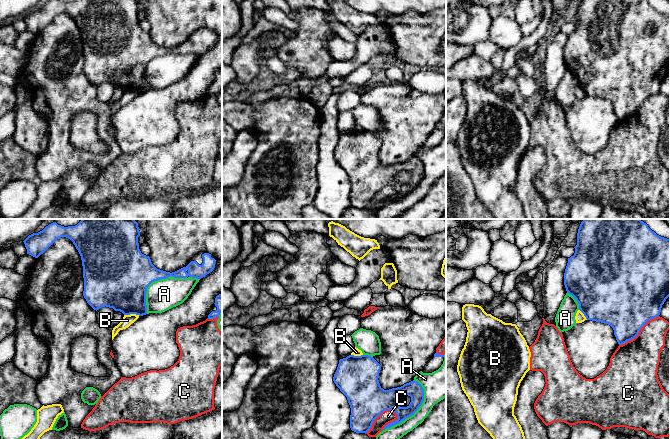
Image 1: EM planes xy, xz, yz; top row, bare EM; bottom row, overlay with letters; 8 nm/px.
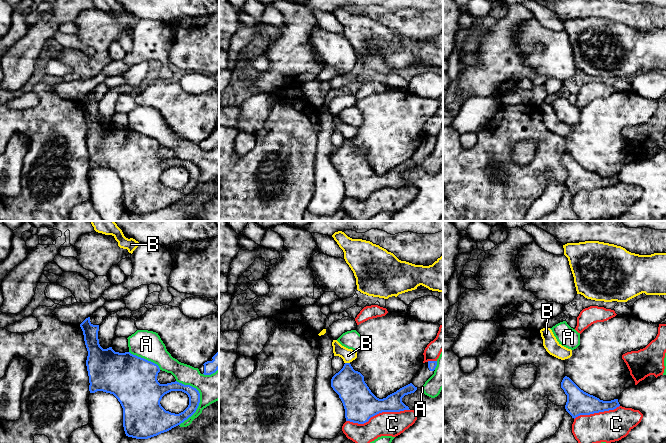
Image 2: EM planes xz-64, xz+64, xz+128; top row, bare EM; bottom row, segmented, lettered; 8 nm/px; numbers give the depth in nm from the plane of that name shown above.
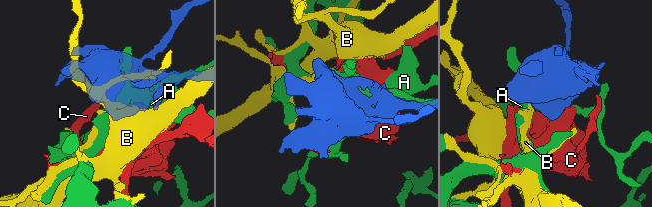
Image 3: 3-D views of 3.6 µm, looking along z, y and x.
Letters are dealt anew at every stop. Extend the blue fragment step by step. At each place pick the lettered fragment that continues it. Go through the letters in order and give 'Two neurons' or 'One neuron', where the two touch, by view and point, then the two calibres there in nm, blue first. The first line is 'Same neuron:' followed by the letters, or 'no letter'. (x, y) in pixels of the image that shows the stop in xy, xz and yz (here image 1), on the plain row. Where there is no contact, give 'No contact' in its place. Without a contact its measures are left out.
Same neuron: no letter
A: Two neurons. Touches blue at xz (414, 188). Thickness 160 nm (blue) against 190 nm
B: Two neurons. Touches blue at xy (132, 89). Thickness 420 nm (blue) against 90 nm
C: Two neurons. Touches blue at xz (379, 190). Thickness 300 nm (blue) against 110 nm

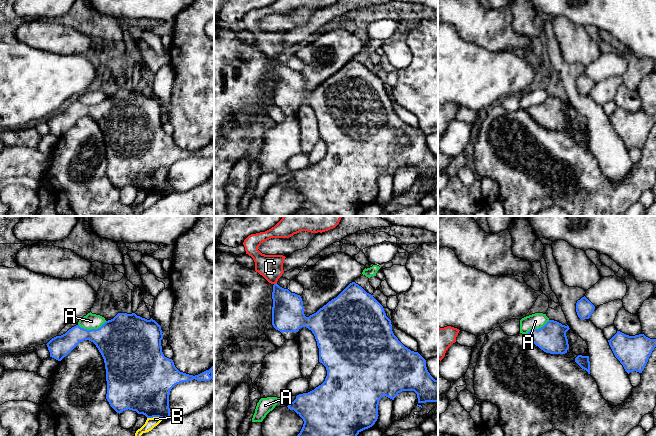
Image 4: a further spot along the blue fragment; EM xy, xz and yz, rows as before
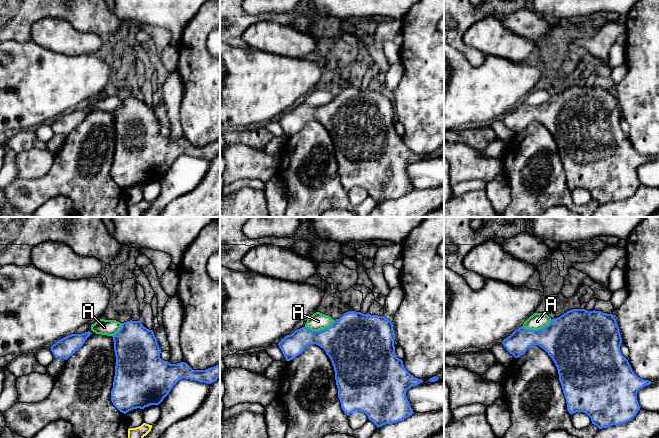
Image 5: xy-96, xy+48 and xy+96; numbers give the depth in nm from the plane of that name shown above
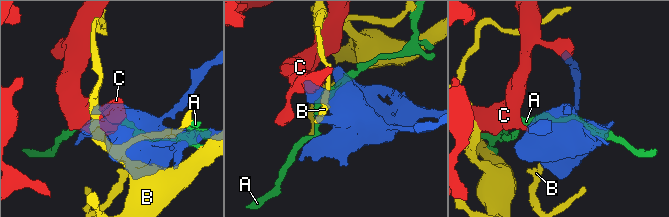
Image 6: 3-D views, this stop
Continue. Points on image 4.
Same neuron: C
A: Two neurons. Touches blue at xy (92, 105). Thickness 380 nm (blue) against 130 nm
B: Two neurons. Touches blue at xy (155, 192). Thickness 420 nm (blue) against 90 nm
C: One neuron. Touches blue at xz (276, 59). Thickness 260 nm (blue) against 190 nm

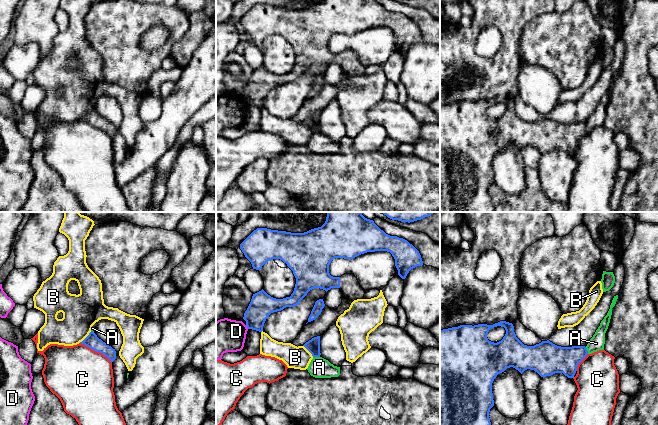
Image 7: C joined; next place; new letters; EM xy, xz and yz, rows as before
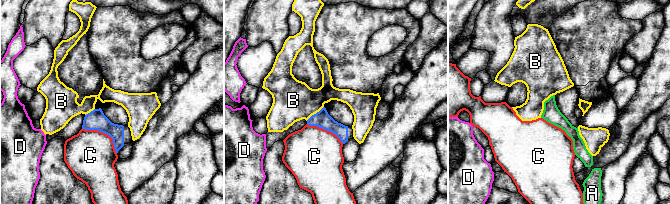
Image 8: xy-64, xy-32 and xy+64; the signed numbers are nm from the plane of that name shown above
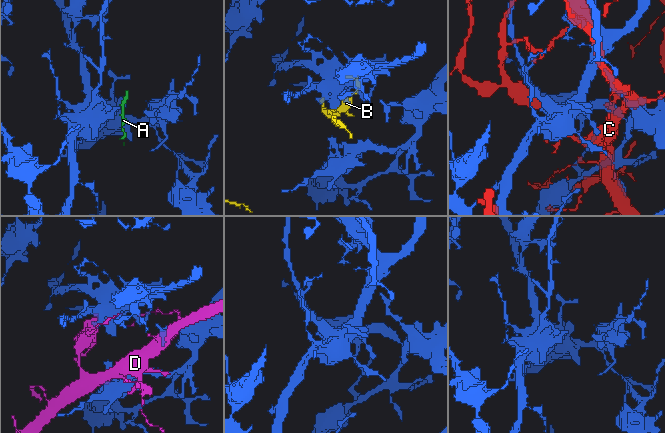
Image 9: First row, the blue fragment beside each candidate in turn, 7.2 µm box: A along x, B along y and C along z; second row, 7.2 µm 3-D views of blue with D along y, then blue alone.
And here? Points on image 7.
Same neuron: no letter
A: Two neurons. Touches blue at xz (316, 132). Thickness 110 nm (blue) against 160 nm
B: Two neurons. Touches blue at xy (86, 113). Thickness 110 nm (blue) against 280 nm
C: Two neurons. Touches blue at xy (96, 127). Thickness 110 nm (blue) against 480 nm
D: Two neurons. Touches blue at xz (247, 103). Thickness 190 nm (blue) against 260 nm

